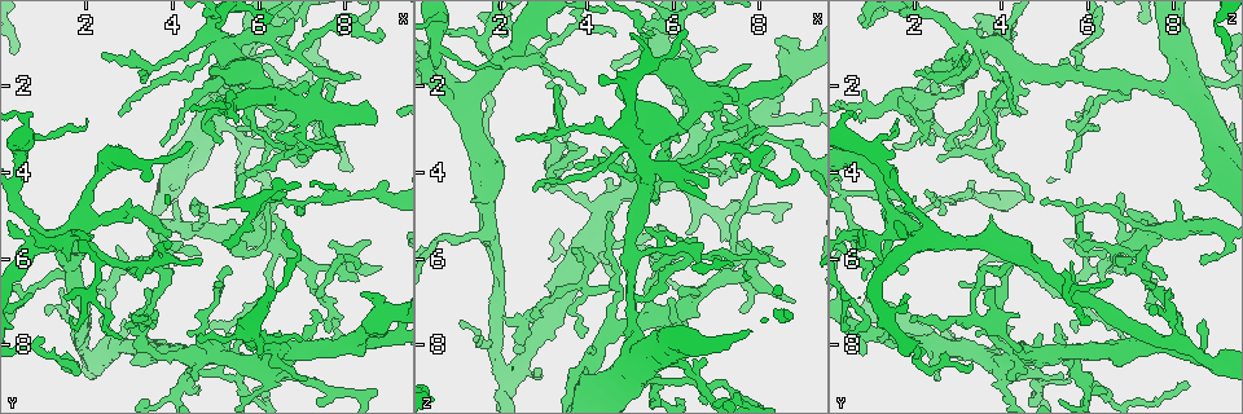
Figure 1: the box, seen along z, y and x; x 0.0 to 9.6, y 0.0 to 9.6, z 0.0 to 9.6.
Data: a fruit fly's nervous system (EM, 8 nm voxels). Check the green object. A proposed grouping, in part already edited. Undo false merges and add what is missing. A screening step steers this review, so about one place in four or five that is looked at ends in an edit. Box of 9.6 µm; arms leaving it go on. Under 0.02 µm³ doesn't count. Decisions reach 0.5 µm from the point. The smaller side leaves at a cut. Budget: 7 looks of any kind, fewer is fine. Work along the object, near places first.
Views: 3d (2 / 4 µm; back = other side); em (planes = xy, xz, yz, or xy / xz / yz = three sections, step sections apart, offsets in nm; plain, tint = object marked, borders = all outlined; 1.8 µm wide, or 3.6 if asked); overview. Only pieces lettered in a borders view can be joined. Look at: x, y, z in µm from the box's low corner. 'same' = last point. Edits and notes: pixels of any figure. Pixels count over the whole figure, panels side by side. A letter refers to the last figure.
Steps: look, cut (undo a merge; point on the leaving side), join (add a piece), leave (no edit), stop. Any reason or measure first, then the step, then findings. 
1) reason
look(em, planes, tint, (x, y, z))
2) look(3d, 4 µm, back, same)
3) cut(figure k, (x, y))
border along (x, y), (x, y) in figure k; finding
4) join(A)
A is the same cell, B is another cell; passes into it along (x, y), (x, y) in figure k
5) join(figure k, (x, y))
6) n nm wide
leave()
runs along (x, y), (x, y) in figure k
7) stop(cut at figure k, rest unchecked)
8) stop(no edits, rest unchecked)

look(3d, 2 µm, (5.05, 2.00, 8.05))

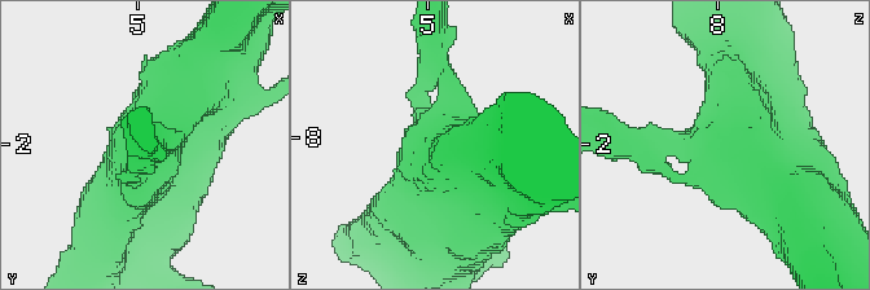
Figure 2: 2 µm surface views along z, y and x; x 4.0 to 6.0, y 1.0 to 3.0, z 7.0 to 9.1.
look(em, planes, borders, (5.06, 2.00, 8.10))

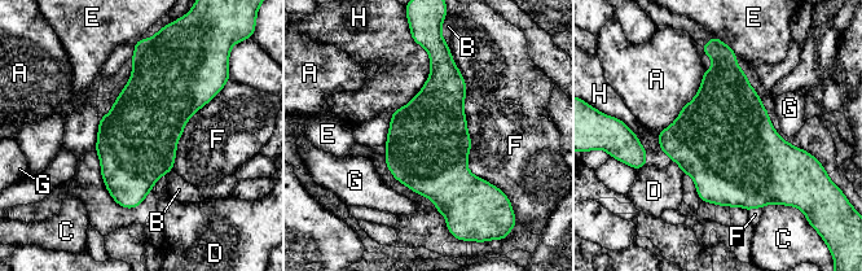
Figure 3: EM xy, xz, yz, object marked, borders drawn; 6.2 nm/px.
500 nm wide
leave()
A, B, C, D, E, F, G and H are other cells; all the same neuron

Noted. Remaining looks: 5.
thick turns thin
look(em, planes, plain, (5.80, 7.80, 1.30))

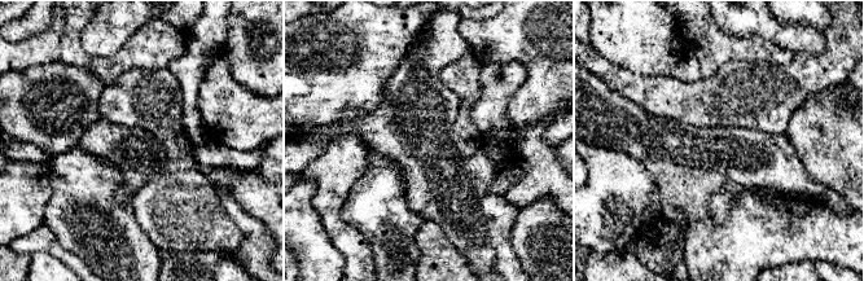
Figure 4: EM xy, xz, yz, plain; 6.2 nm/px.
look(em, planes, borders, same)

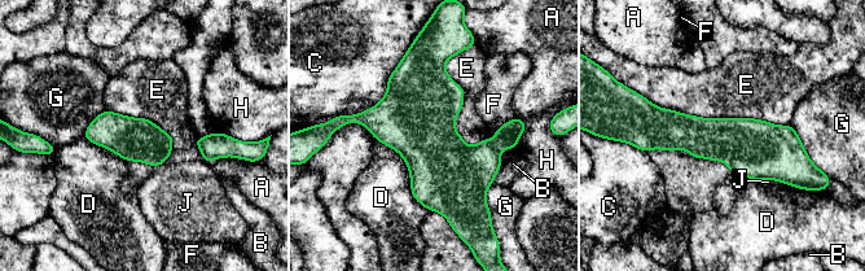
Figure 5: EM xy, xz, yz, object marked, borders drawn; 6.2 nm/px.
280 nm wide
leave()
A, B, C, D, E, F, G, H and J are other cells; border along (644, 96), (701, 117), (790, 125) in figure 5; continuous, no second neuron

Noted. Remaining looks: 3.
branch point
look(em, xz, step 16, tint, (8.15, 7.90, 2.55))

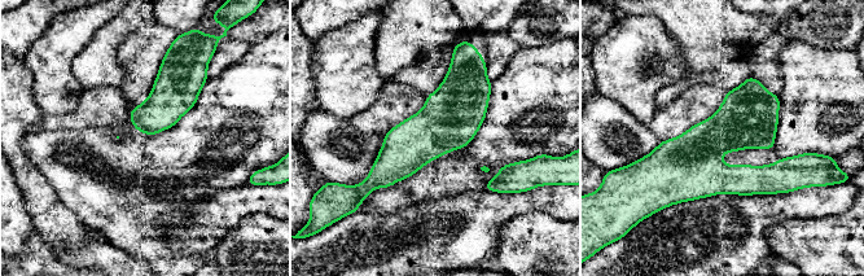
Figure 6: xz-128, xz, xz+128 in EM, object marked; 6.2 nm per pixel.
look(em, planes, tint, same)

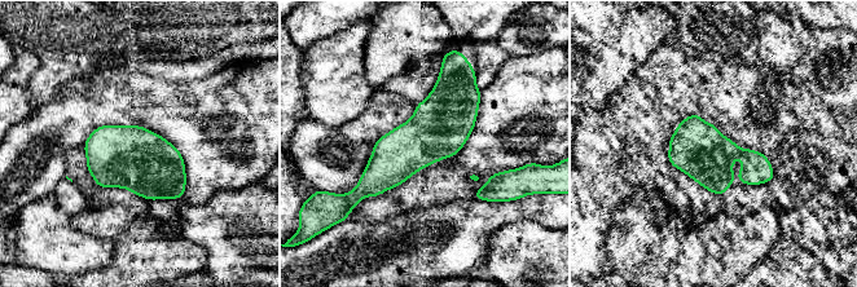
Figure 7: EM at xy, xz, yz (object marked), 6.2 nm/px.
look(em, planes, borders, same)

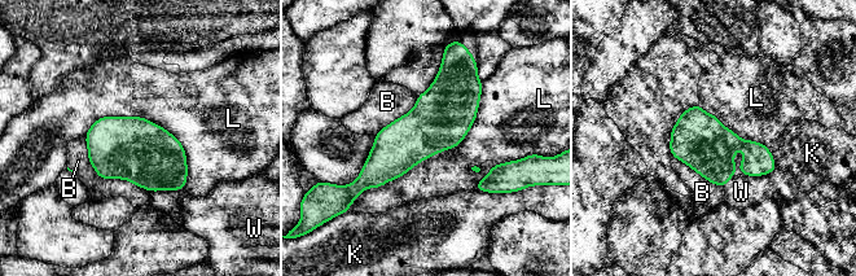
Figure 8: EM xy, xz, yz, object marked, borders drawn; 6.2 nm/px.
leave()
B, K, L and W are other cells; border along (84, 135), (187, 183) in figure 8; one neuron here

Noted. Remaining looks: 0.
stop(no edits, rest unchecked)

